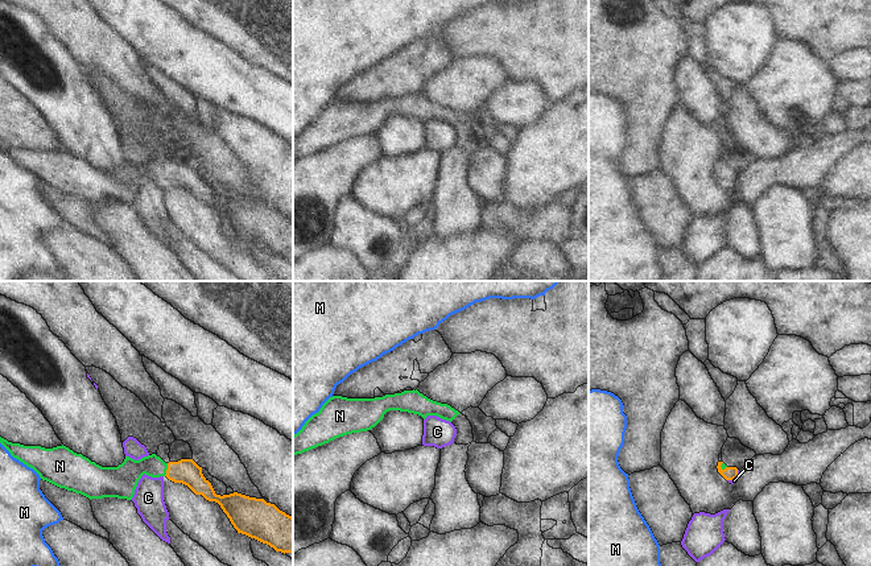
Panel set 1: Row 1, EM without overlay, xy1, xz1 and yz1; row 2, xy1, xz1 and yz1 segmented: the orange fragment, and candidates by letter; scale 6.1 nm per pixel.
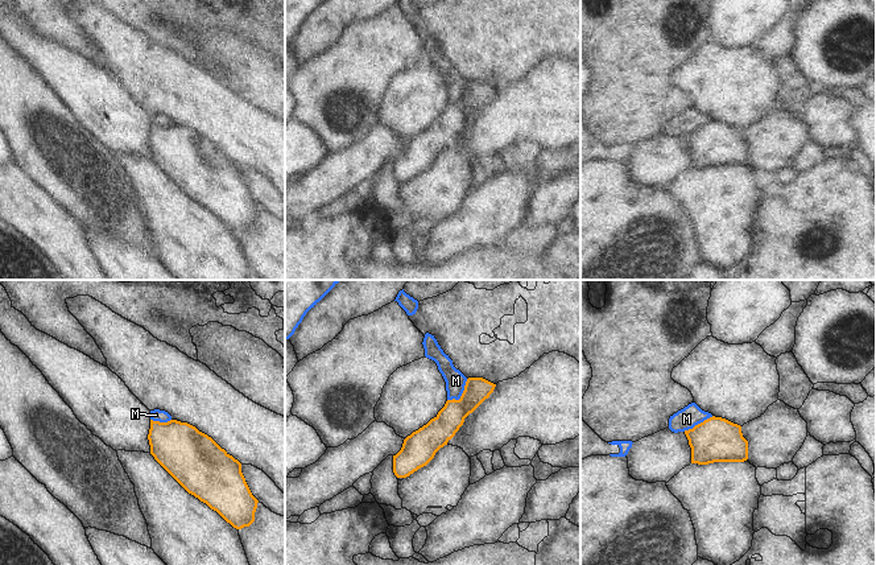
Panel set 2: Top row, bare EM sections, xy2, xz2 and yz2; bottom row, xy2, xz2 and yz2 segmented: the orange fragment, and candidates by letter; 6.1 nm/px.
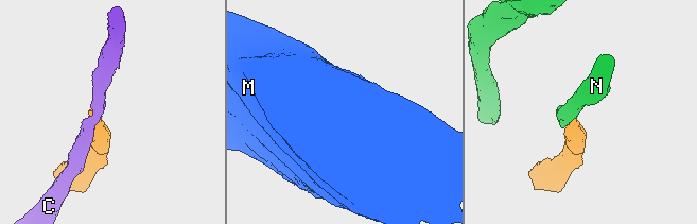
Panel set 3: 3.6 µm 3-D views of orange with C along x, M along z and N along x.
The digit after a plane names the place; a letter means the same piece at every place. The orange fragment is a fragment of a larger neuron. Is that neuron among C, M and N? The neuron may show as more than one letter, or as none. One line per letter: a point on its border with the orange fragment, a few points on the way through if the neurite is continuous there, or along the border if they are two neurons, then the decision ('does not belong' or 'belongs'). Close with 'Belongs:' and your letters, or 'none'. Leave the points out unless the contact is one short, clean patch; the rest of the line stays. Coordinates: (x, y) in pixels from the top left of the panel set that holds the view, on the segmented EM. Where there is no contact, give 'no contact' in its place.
C: meets orange in yz1 at (731, 479); border along yz1 (735, 478), (727, 480); does not belong
M: meets orange in xz2 at (462, 395); border along xz2 (467, 379), (462, 395), (458, 399), (447, 400); does not belong
N: meets orange in xy1 at (166, 470); runs through xy1 (186, 471), (166, 470), (135, 469), (127, 475); belongs
Belongs: N

